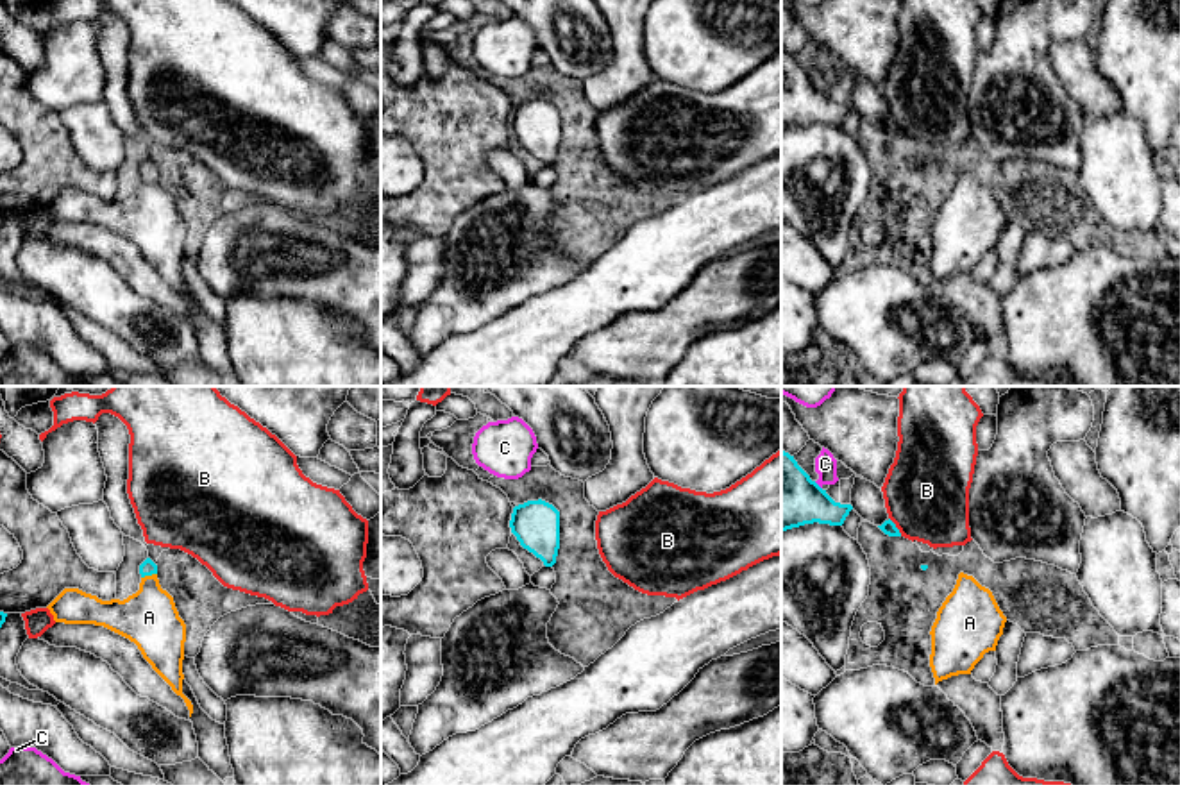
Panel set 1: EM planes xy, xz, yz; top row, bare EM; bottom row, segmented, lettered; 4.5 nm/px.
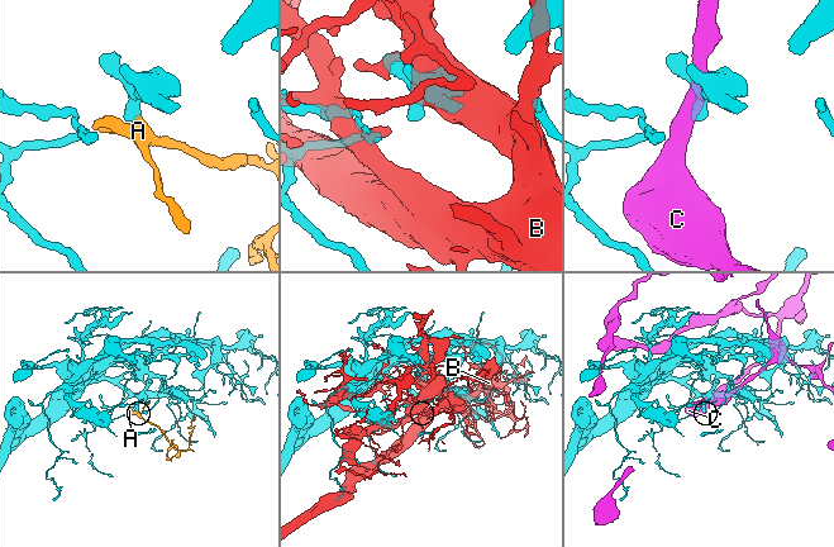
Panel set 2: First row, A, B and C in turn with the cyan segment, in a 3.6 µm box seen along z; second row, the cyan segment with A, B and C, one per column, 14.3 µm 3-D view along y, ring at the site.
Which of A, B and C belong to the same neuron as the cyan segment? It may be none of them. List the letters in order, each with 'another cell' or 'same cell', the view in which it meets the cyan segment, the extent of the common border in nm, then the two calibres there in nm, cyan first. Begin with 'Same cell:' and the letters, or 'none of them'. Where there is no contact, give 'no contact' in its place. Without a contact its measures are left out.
Same cell: A
A: same cell; contact in xy; length 80 nm; calibres 70 and 260 nm
B: another cell; contact in yz; length 110 nm; calibres 70 and 380 nm
C: another cell; contact in yz; length 50 nm; calibres 300 and 100 nm

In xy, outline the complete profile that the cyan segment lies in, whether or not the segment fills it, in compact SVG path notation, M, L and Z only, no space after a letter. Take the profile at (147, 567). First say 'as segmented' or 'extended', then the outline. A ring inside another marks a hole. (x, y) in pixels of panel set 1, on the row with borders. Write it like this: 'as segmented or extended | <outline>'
extended | M150 558L139 565L139 574L139 590L123 601L102 601L97 595L86 594L79 588L64 588L46 608L54 615L55 622L104 626L134 642L152 669L172 687L177 696L184 699L191 717L193 705L182 694L186 624L179 617L173 597L161 588L157 579L157 565Z

